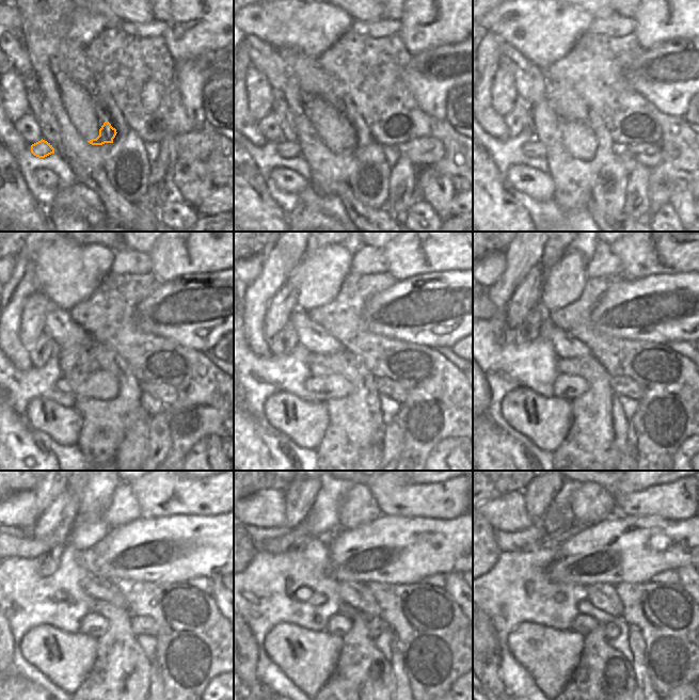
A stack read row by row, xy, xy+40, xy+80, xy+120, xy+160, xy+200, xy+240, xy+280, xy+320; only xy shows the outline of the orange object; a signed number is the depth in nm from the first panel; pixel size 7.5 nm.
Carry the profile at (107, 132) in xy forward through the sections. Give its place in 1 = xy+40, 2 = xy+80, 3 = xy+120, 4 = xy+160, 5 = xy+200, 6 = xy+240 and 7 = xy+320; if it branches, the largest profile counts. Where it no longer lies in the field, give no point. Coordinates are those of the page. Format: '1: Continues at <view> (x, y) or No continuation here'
1: Continues at xy+40 (346, 142)
2: Continues at xy+80 (583, 146)
3: Continues at xy+120 (105, 386)
4: Continues at xy+160 (324, 387)
5: Continues at xy+200 (566, 386)
6: Continues at xy+240 (93, 624)
7: Continues at xy+320 (583, 623).

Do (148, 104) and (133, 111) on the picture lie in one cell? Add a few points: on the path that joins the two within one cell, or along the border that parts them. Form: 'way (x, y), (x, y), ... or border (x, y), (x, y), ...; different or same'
border (145, 82), (140, 100), (147, 110), (153, 111); different

